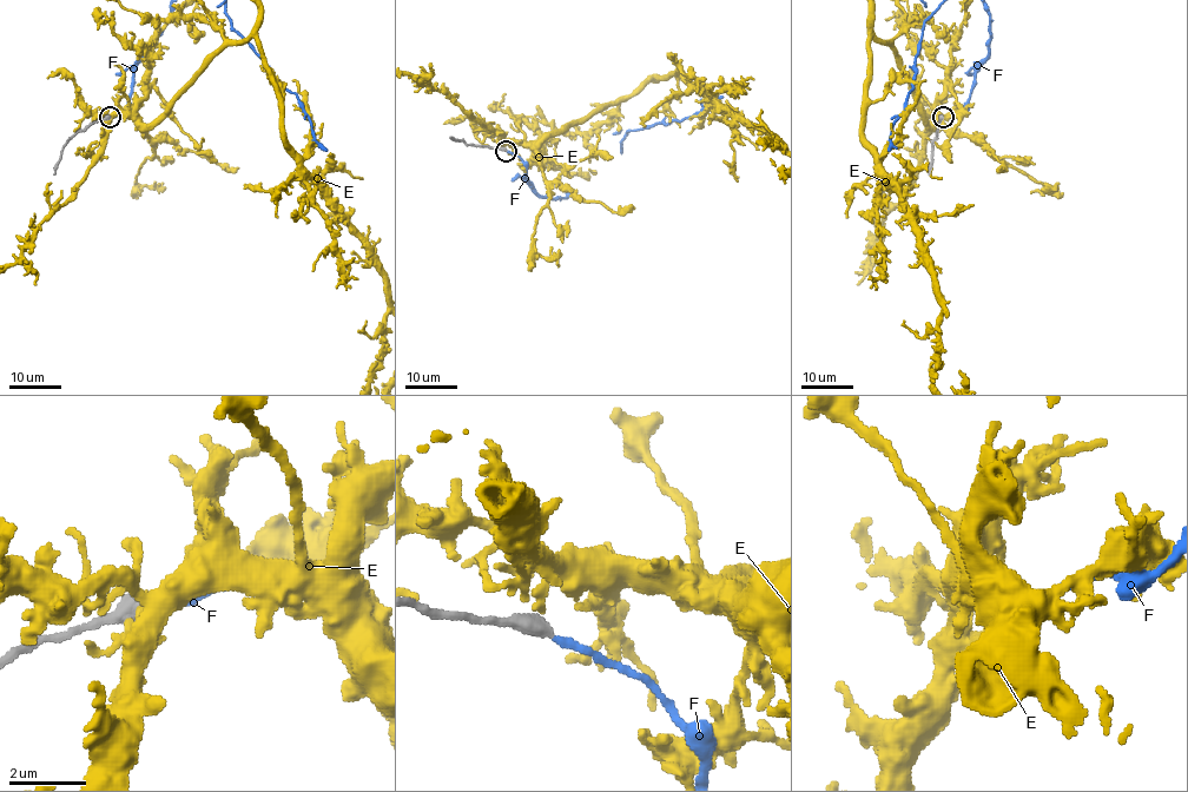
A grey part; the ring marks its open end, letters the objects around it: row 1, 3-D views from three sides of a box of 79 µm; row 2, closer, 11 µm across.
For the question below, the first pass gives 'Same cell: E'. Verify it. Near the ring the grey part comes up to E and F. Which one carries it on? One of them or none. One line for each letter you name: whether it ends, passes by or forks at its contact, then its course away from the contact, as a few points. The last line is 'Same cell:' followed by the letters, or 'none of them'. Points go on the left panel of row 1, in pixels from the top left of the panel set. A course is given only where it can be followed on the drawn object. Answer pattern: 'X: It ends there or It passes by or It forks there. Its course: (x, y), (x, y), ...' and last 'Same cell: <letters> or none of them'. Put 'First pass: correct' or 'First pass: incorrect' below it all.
F: It ends there
Same cell: F
First pass: incorrect

